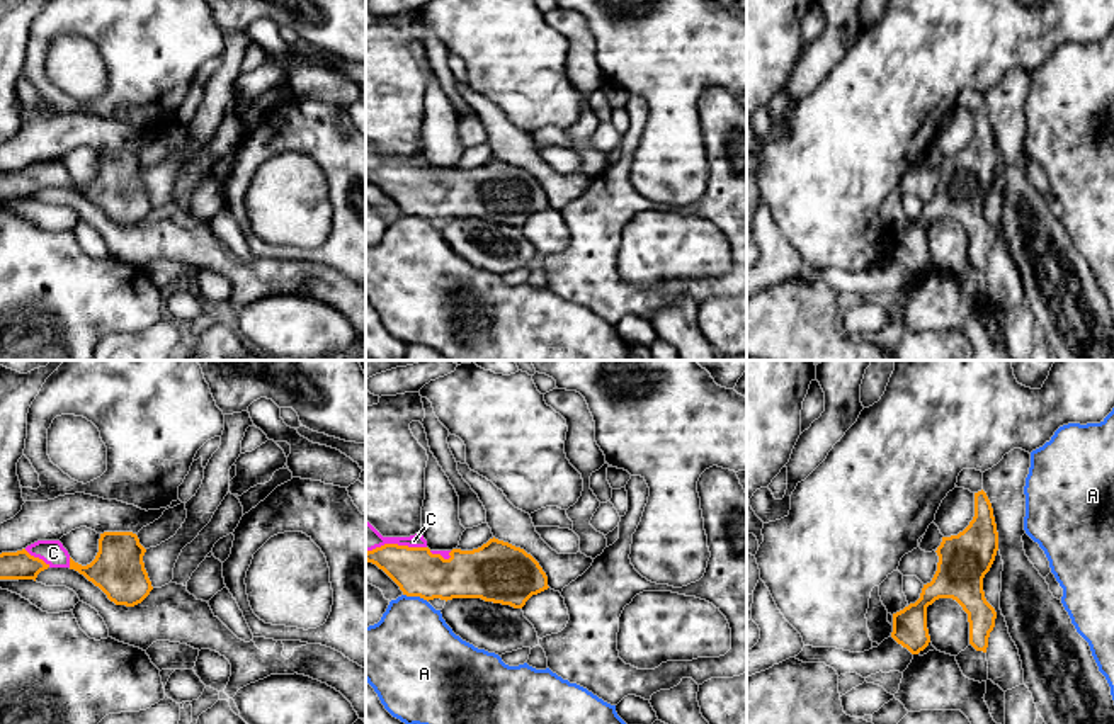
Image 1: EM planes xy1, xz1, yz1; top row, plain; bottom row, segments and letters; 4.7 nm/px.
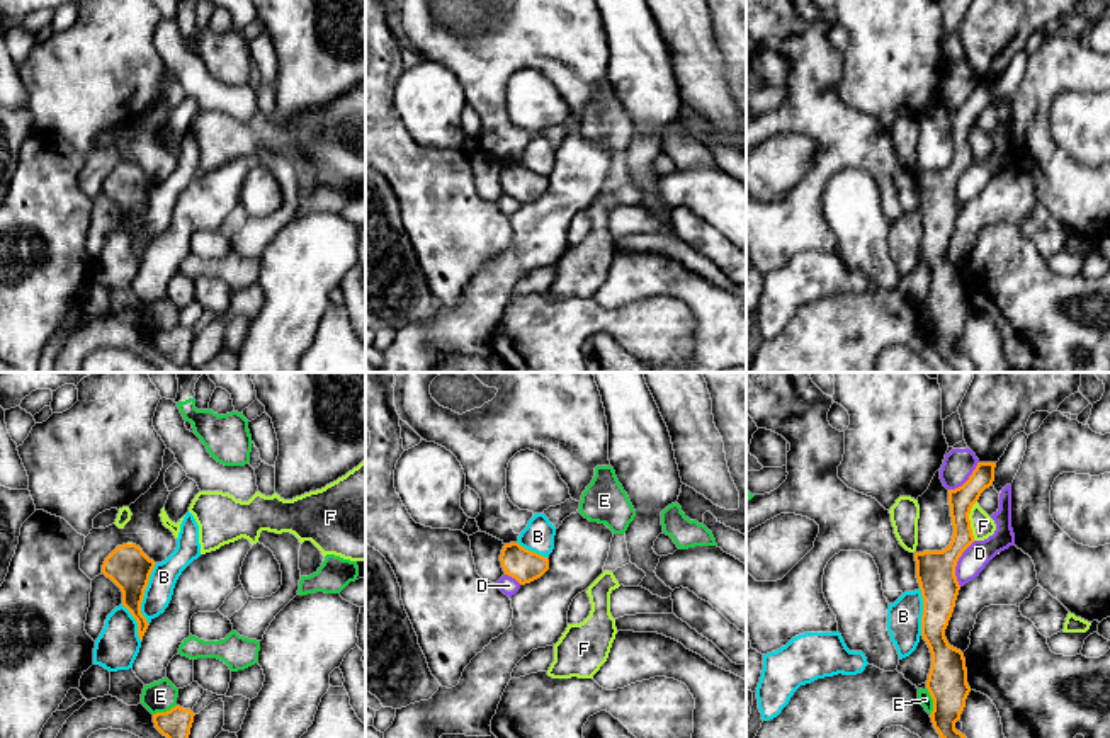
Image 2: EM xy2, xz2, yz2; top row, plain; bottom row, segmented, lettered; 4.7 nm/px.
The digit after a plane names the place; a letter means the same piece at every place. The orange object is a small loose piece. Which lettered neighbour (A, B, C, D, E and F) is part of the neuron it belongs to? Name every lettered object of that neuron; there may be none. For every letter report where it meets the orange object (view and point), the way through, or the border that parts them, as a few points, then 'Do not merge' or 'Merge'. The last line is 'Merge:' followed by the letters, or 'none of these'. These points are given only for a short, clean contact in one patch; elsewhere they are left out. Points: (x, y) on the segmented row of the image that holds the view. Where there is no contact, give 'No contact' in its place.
A: Touches orange at xz1 (415, 595). Boundary: xz1 (403, 593), (422, 597), (427, 602). Do not merge
B: Touches orange at xy2 (143, 594). Do not merge
C: Touches orange at xz1 (395, 544). Path across: xz1 (417, 571), (395, 544), (373, 544), (366, 537). Merge
D: Touches orange at yz2 (956, 563). Do not merge
E: Touches orange at yz2 (934, 701). Boundary: yz2 (927, 687), (932, 698), (930, 715). Do not merge
F: Touches orange at yz2 (969, 521). Do not merge
Merge: C

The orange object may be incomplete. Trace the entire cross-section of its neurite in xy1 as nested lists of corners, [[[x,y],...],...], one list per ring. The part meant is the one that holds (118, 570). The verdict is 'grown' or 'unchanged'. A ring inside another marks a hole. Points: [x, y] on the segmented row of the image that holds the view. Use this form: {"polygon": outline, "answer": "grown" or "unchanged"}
{"polygon": [[[104,532],[99,539],[99,552],[95,559],[82,566],[75,563],[60,540],[37,540],[17,552],[0,554],[0,580],[34,580],[48,568],[70,568],[83,574],[99,586],[116,605],[134,607],[141,603],[153,590],[145,569],[143,556],[146,549],[133,532]]], "answer": "grown"}

